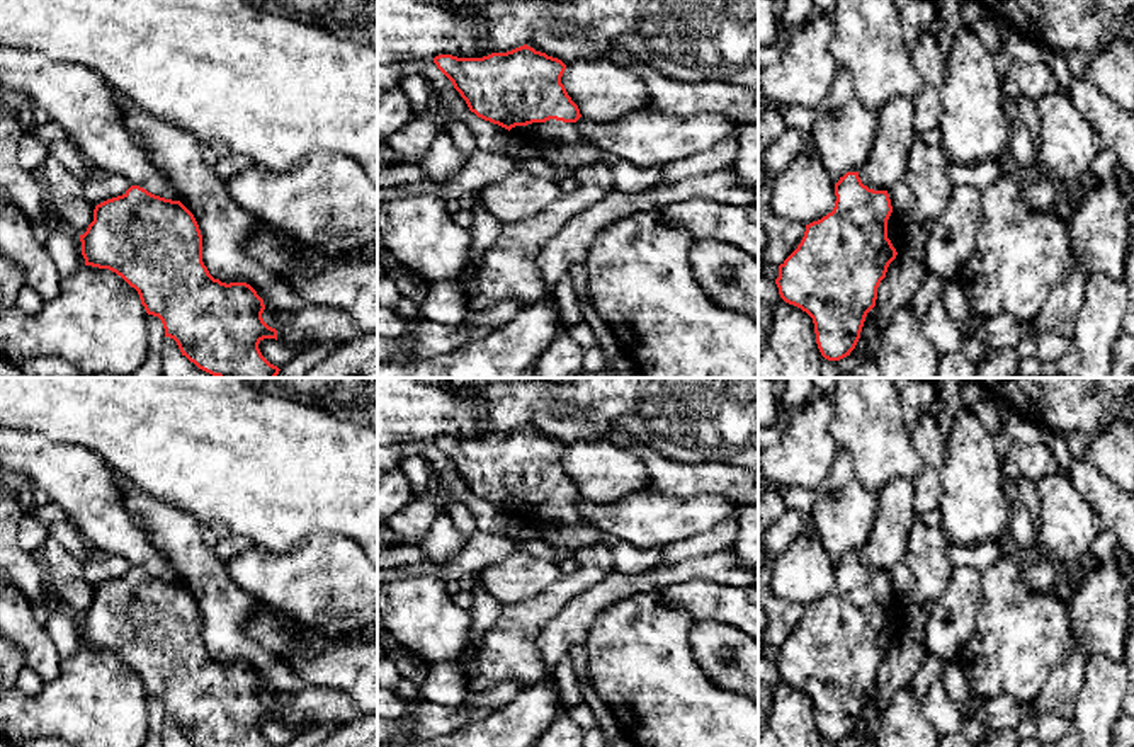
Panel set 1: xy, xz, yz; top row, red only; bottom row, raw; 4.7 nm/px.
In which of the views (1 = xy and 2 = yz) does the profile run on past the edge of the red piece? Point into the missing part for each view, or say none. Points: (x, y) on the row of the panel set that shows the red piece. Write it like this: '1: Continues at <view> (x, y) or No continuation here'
1: No continuation here
2: Continues at yz (895, 227)

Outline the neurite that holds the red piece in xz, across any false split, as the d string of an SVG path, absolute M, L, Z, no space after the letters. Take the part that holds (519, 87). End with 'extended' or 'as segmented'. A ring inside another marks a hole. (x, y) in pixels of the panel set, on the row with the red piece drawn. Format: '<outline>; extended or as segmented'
M524 44L483 58L439 54L434 63L478 117L536 145L583 141L575 124L580 109L561 83L561 60Z; extended

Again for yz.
M847 172L835 184L835 196L833 211L806 225L801 243L779 265L775 279L780 298L813 318L818 349L828 361L840 361L855 349L865 316L876 306L877 288L903 248L903 223L887 191L869 189L859 172Z; extended

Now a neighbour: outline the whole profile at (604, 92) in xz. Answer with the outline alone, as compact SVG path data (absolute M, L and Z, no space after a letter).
M580 60L566 65L561 77L581 117L609 124L646 107L648 88L634 71L605 60Z

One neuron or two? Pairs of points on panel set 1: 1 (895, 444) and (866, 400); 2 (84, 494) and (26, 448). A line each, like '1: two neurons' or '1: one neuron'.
1: one neuron
2: one neuron

